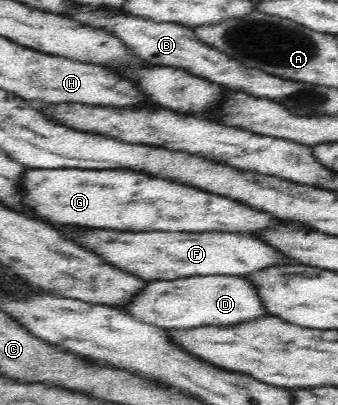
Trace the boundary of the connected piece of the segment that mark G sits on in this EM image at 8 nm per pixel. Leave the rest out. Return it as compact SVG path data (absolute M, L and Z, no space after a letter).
M27 170L25 176L25 202L35 208L39 216L55 224L79 224L87 228L101 230L131 230L131 232L147 232L147 230L163 230L163 232L229 232L229 234L247 234L247 236L263 236L273 226L293 224L291 220L279 220L263 210L255 210L247 204L235 202L233 198L225 198L219 194L211 194L199 190L195 186L139 174L133 170Z

